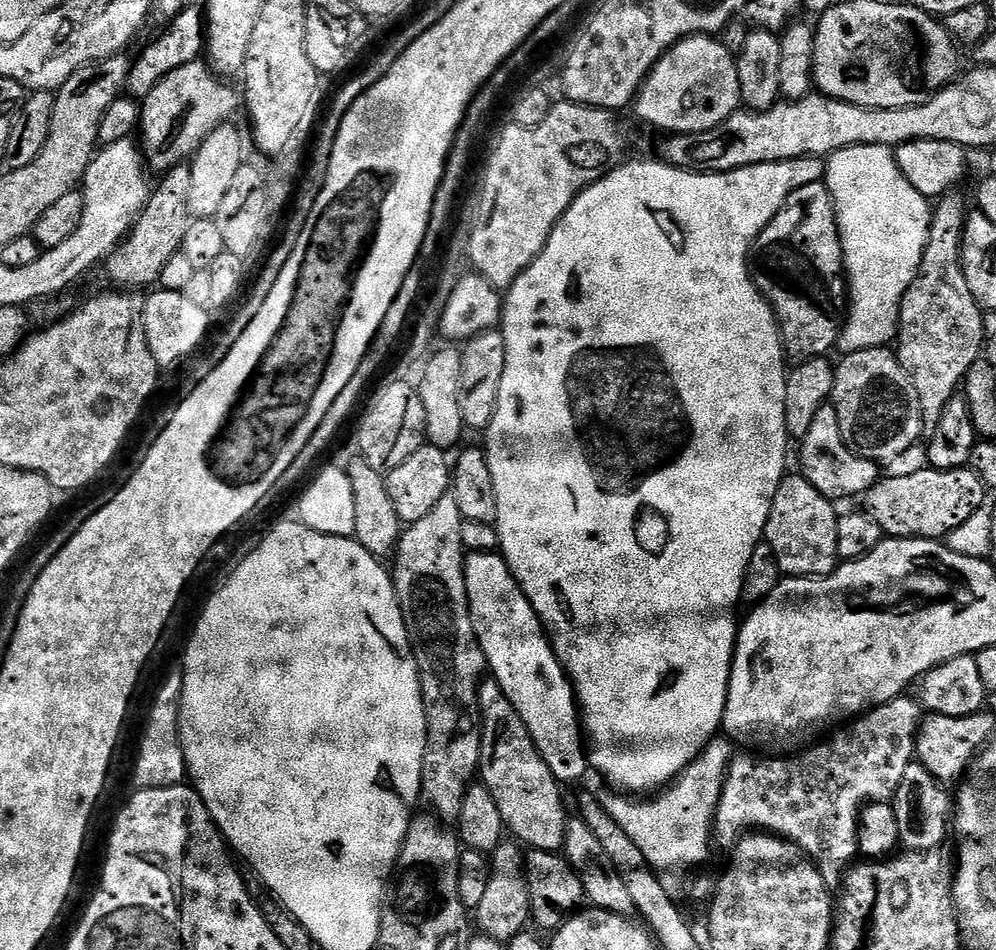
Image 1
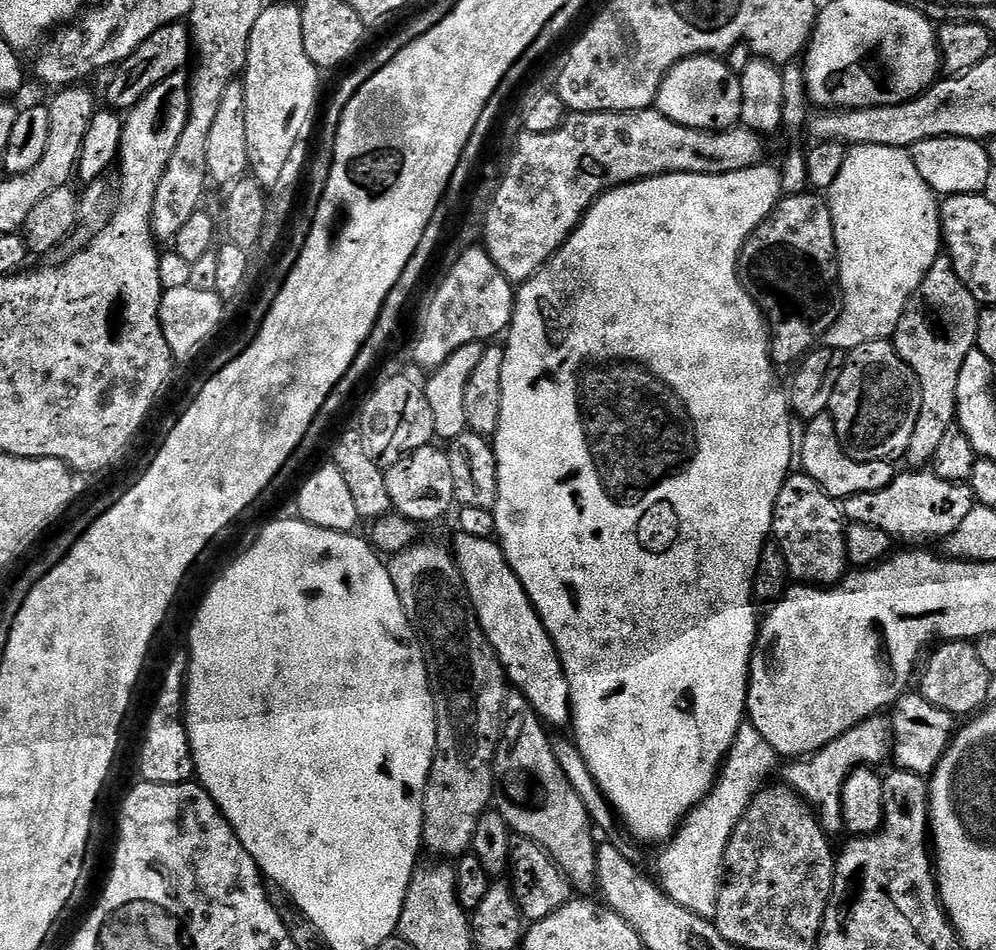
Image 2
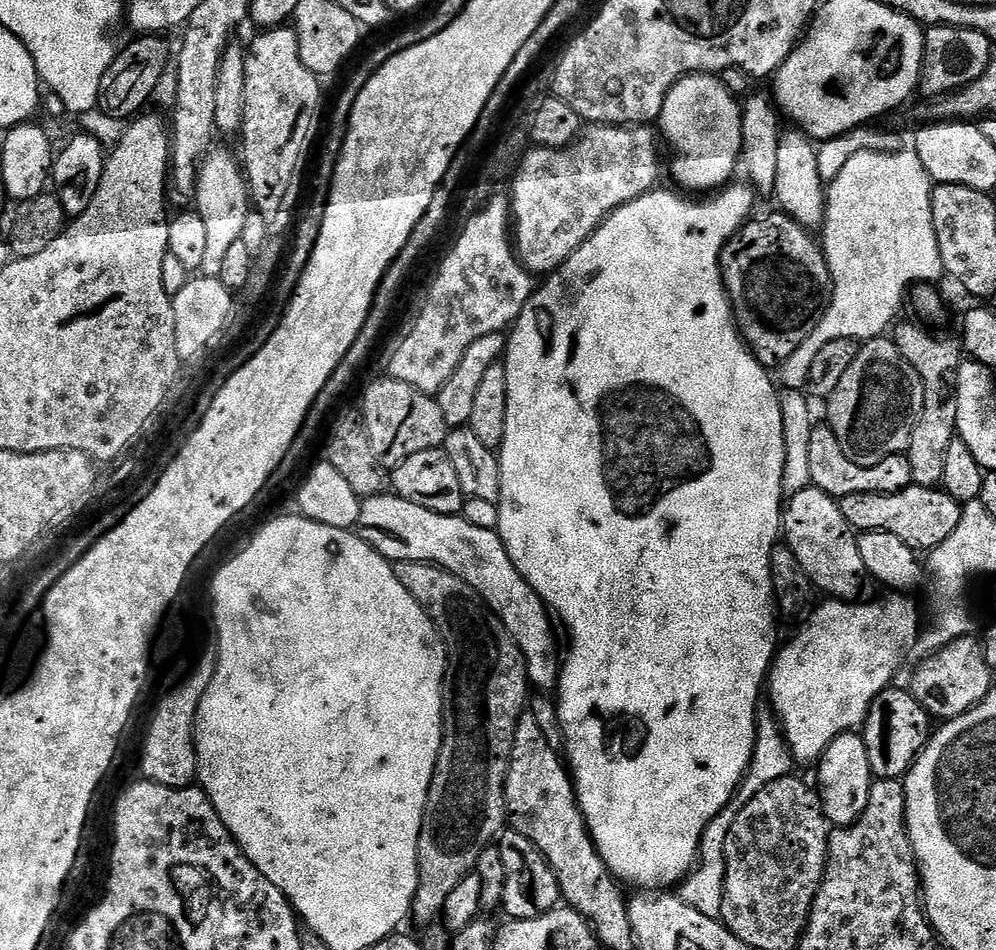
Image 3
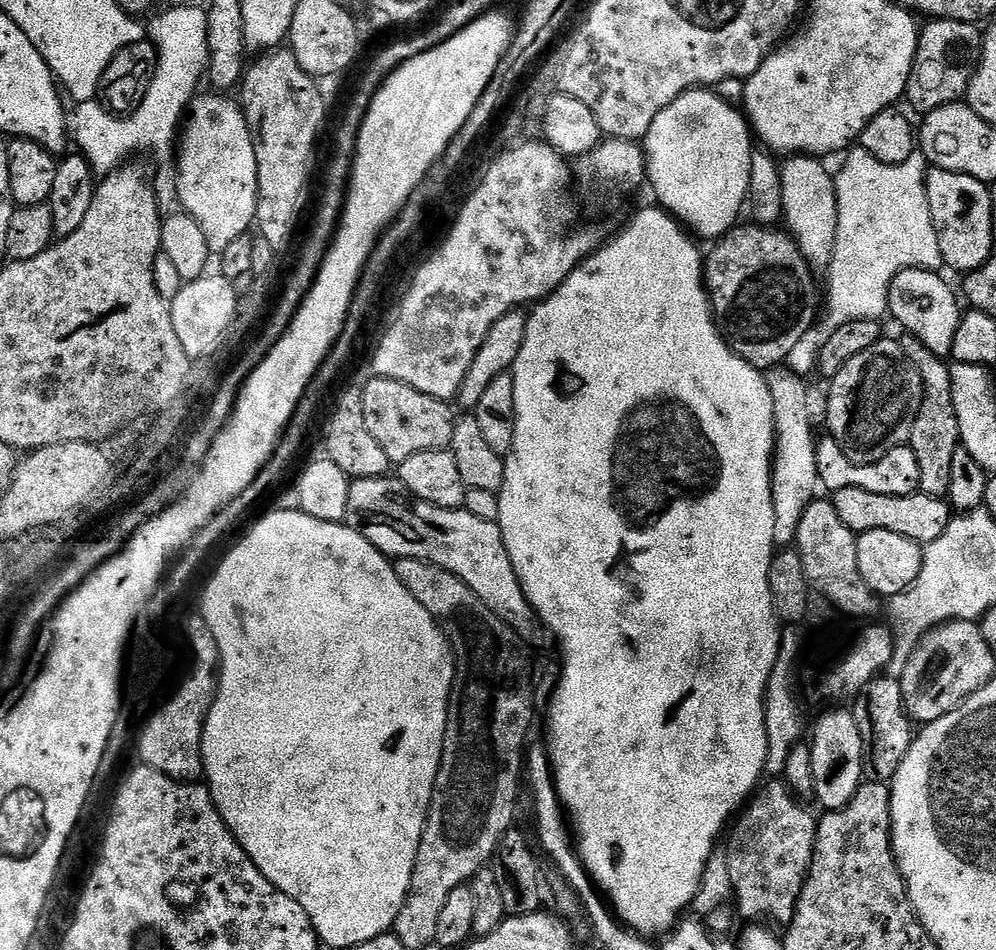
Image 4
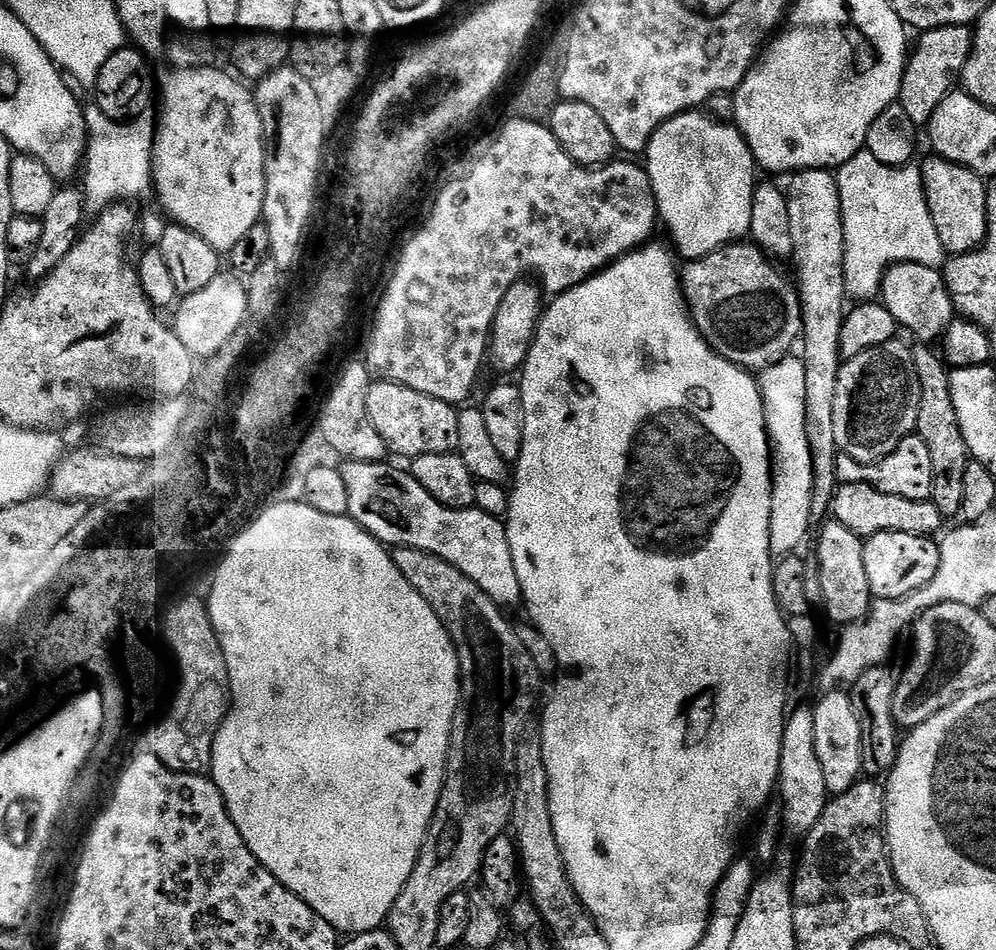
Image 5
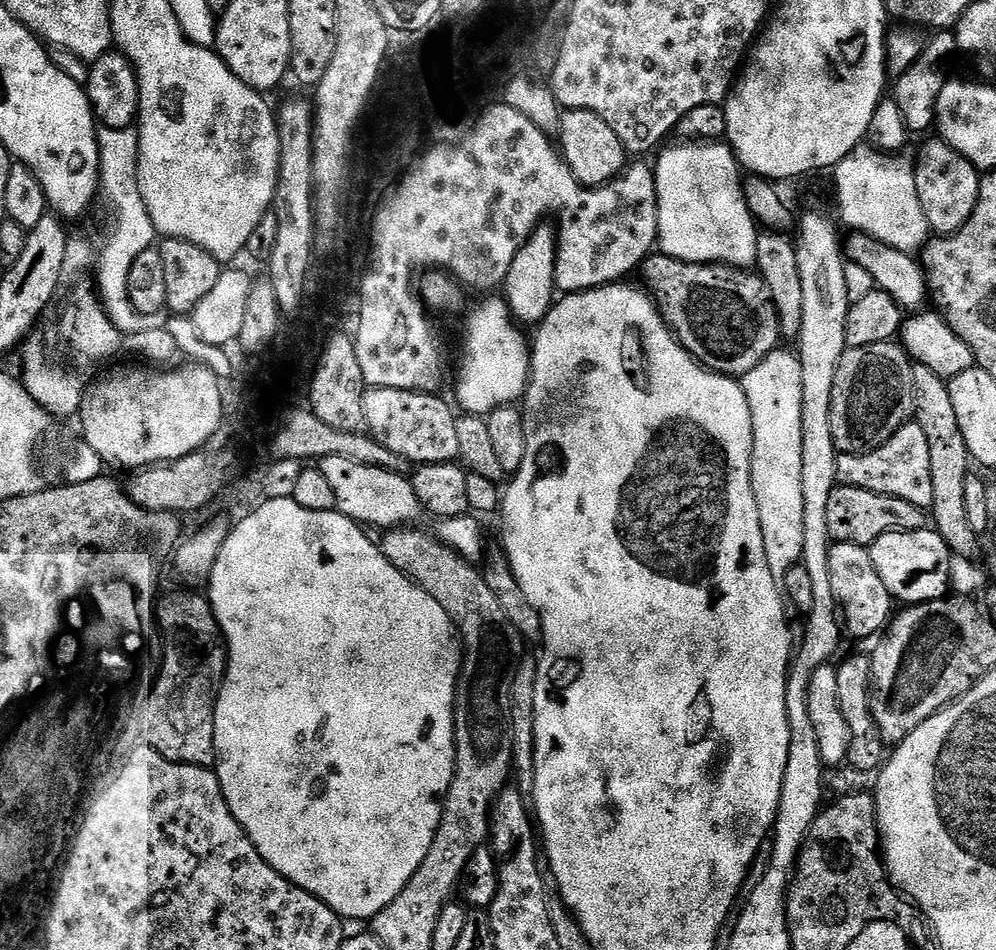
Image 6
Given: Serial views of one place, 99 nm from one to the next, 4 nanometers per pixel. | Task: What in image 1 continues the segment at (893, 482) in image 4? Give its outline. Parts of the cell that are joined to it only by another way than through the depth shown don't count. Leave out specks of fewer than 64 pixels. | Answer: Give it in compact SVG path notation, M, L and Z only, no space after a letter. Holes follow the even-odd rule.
M831 403L822 406L818 415L814 417L814 423L810 430L806 430L803 440L799 441L800 468L799 475L805 476L823 496L833 502L840 502L843 496L863 497L882 478L881 465L875 460L867 460L856 456L844 446L840 427L834 423L834 413Z

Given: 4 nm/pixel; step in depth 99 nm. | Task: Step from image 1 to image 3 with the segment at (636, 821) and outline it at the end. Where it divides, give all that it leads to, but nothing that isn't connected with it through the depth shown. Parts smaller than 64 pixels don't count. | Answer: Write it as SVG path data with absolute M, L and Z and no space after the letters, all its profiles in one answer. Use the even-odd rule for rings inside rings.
M768 706L757 707L756 745L748 772L740 781L740 787L732 795L732 801L706 826L704 837L700 840L698 863L679 885L678 895L681 900L694 906L694 910L700 911L701 914L706 914L706 918L720 920L722 898L724 897L724 879L726 878L726 854L724 853L726 834L730 834L730 826L734 826L734 818L742 810L742 806L746 806L746 802L750 802L750 798L754 798L754 794L758 794L758 790L766 790L766 786L770 786L770 782L778 782L778 778L793 775L793 772L792 750L788 747L788 742L784 738L775 712Z

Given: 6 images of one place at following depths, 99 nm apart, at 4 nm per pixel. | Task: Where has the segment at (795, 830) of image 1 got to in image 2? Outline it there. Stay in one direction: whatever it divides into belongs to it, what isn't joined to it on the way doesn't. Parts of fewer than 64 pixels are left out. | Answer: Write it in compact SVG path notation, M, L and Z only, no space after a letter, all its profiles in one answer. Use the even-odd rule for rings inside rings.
M877 714L868 720L863 720L858 726L846 730L846 734L834 738L834 742L830 742L822 750L813 752L807 758L789 763L792 765L785 770L783 783L791 788L805 804L815 809L825 829L841 827L840 799L844 783L850 773L858 768L880 766L876 764L889 759L892 733L889 721L885 717L883 720L882 717L883 715Z

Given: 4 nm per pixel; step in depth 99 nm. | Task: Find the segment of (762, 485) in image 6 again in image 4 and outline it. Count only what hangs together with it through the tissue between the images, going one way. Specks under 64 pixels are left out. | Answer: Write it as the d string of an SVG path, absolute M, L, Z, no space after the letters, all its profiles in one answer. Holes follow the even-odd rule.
M777 366L767 373L770 398L774 402L776 451L772 461L772 497L774 498L774 545L788 546L798 534L802 514L818 496L816 465L817 433L812 433L812 408L808 405L808 383L805 377Z

